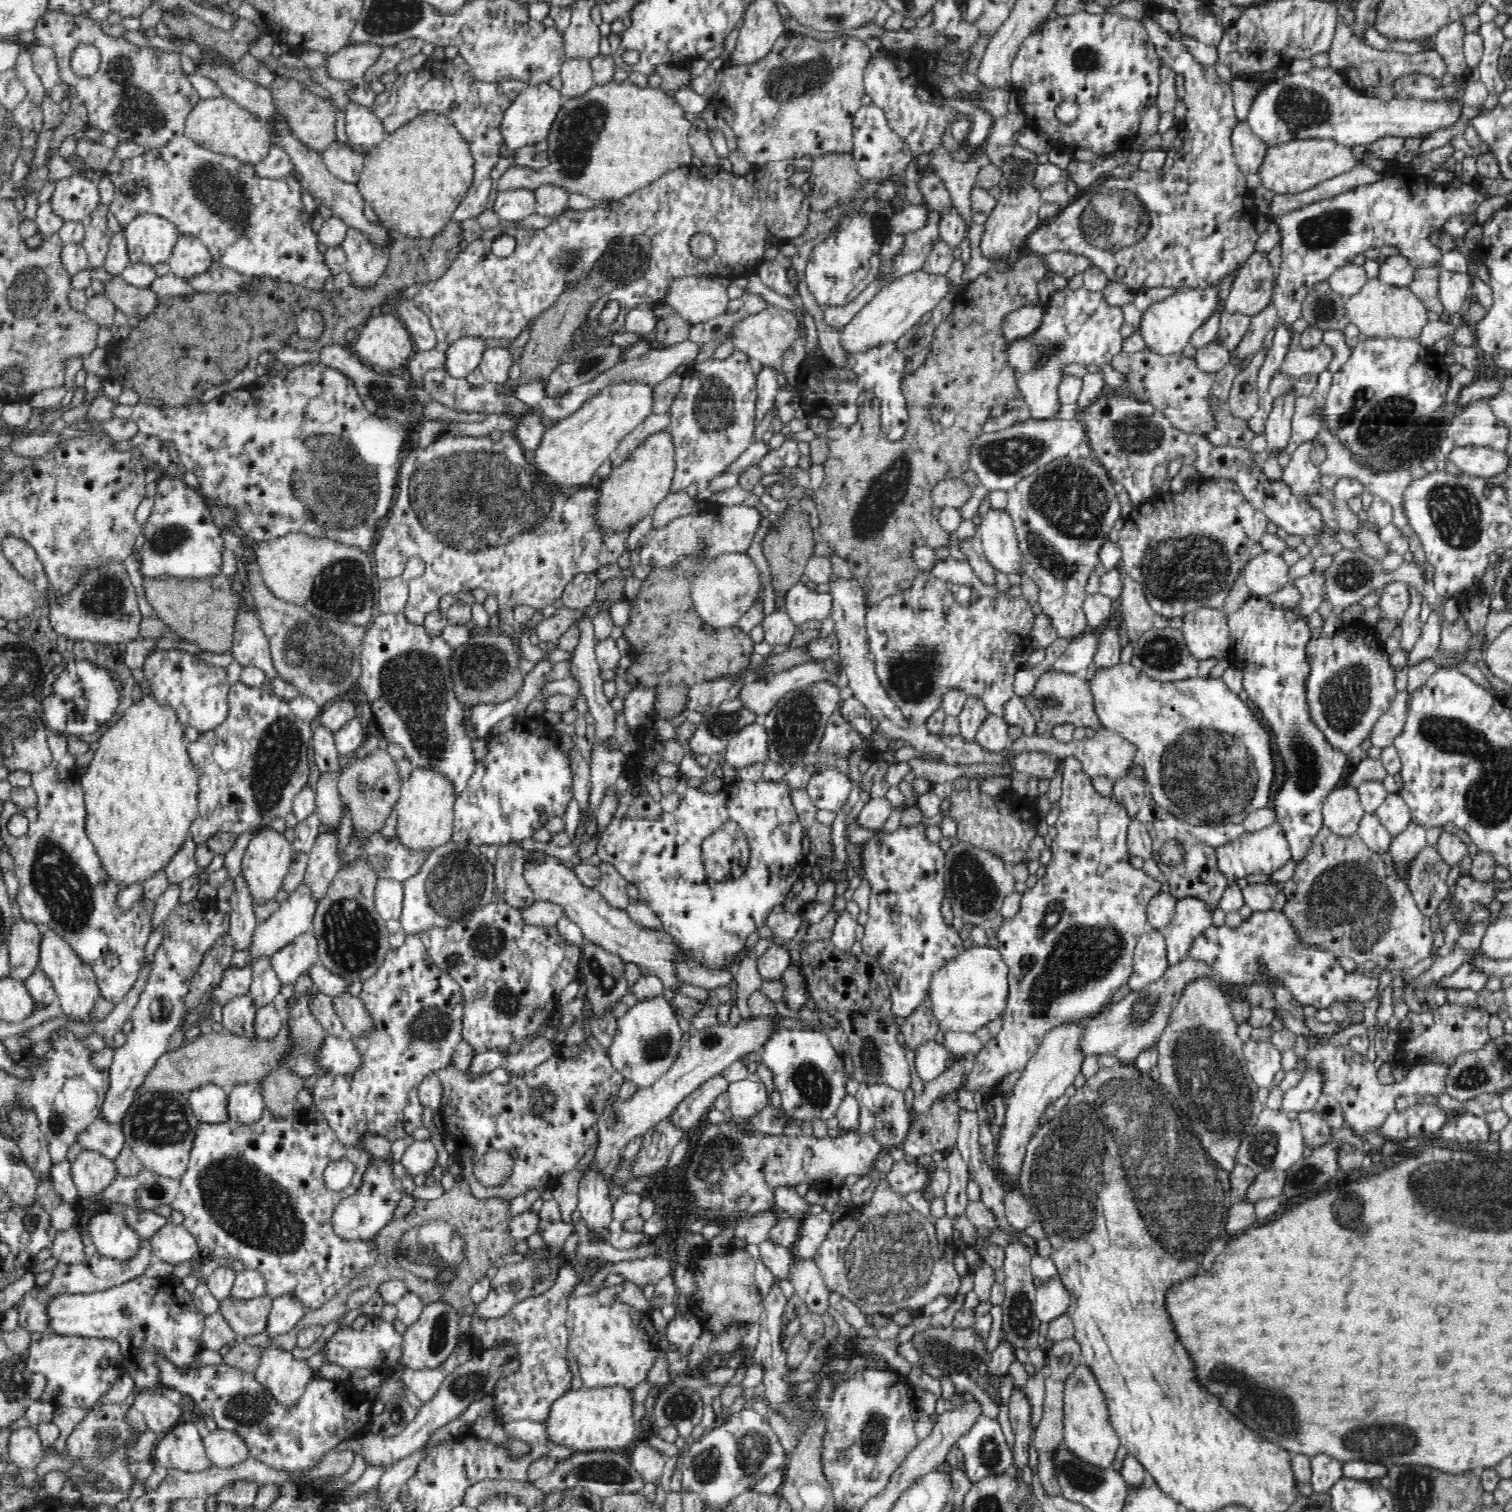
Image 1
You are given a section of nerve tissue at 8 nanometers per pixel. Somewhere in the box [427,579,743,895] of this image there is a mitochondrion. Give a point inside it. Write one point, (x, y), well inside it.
(476, 669)

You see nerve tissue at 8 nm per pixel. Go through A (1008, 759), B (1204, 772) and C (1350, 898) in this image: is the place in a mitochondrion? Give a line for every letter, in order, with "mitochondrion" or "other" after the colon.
A: other
B: mitochondrion
C: mitochondrion

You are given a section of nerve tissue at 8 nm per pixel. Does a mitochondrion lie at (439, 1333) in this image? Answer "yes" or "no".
yes

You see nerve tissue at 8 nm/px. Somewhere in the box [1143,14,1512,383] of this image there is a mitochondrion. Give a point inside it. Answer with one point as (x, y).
(1298, 108)

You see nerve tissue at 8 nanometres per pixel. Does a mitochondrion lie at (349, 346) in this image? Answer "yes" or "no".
no

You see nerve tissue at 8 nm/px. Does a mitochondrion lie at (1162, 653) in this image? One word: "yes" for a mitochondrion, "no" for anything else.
yes

